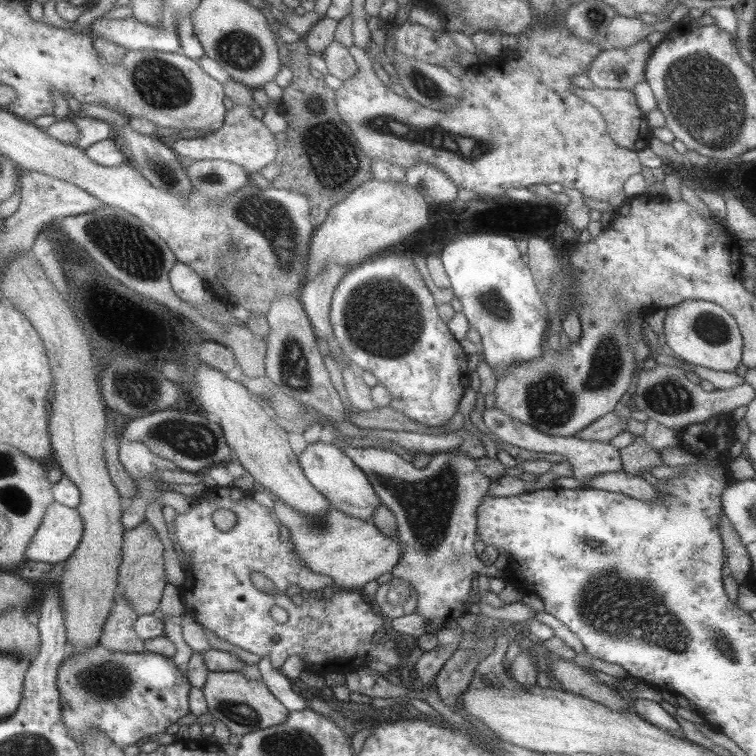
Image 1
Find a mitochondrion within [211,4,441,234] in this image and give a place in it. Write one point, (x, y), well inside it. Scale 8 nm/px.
(335, 156)

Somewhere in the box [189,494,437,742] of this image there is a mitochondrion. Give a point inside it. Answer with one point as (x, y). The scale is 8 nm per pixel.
(240, 713)

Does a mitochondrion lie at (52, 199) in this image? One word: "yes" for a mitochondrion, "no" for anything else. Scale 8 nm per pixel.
no

